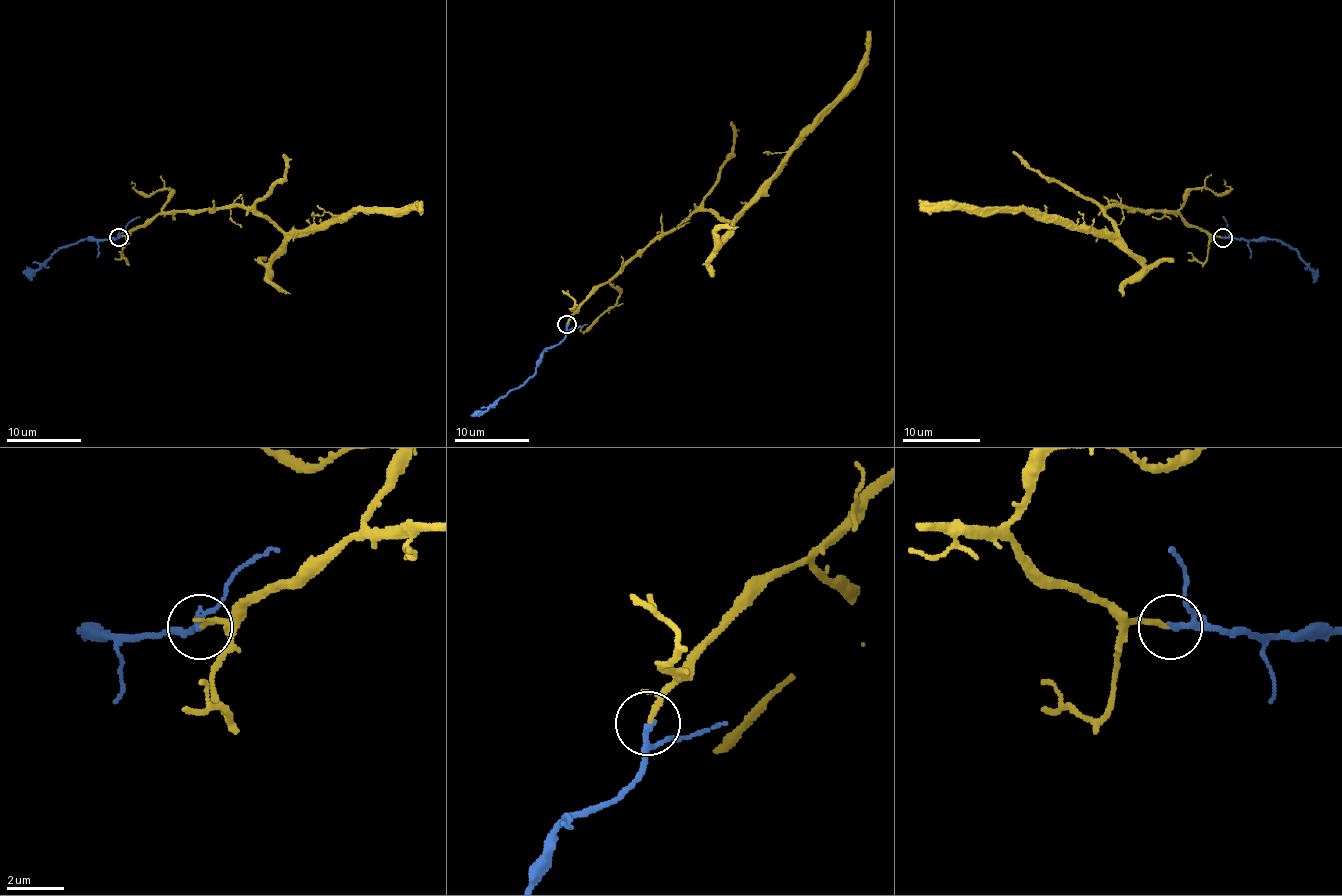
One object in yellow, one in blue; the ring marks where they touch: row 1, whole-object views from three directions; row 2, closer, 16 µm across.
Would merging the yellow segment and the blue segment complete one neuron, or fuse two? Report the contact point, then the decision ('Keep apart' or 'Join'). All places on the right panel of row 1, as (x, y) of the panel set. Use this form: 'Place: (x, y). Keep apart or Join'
Place: (1223, 238). Join

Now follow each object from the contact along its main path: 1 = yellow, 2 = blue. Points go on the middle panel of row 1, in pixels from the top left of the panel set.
1: (566, 324), (606, 281), (690, 216), (714, 210), (727, 220), (735, 218), (800, 134), (856, 74), (869, 31)
2: (566, 324), (566, 336), (544, 351), (531, 377), (484, 412), (475, 412), (471, 416)

